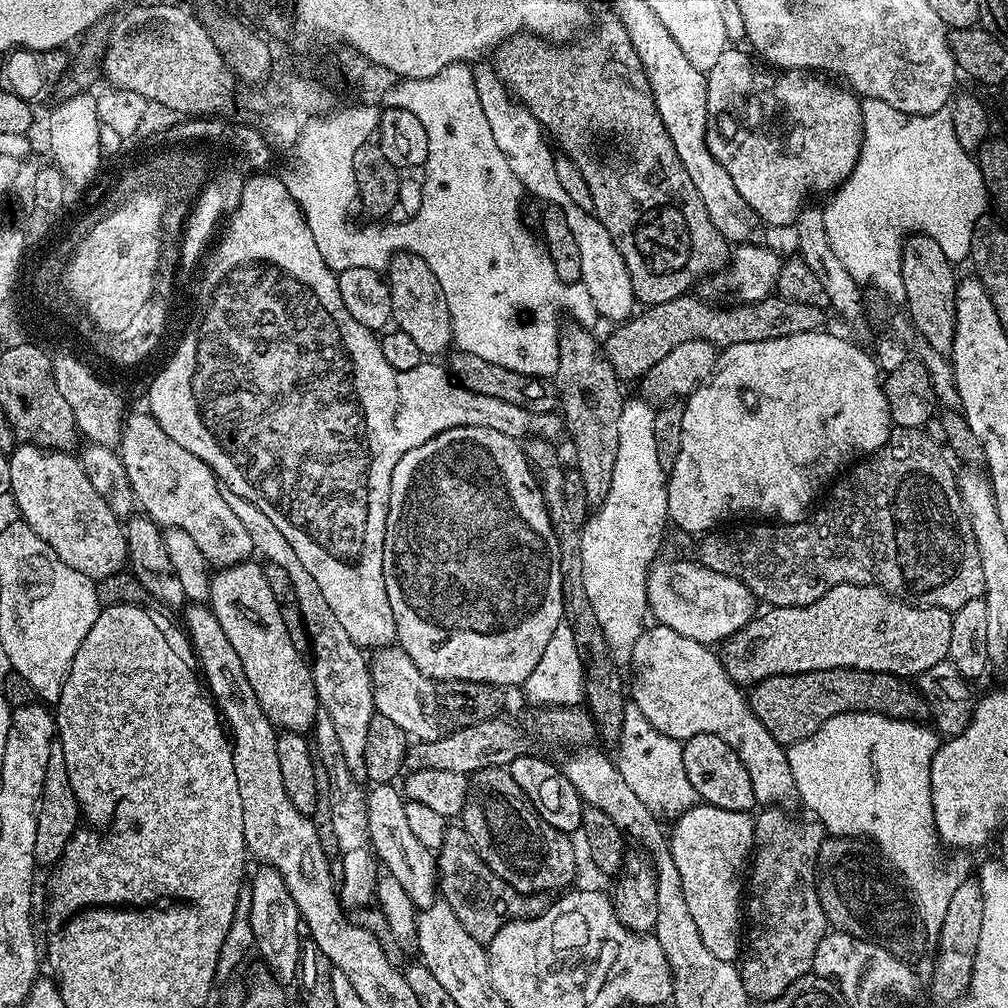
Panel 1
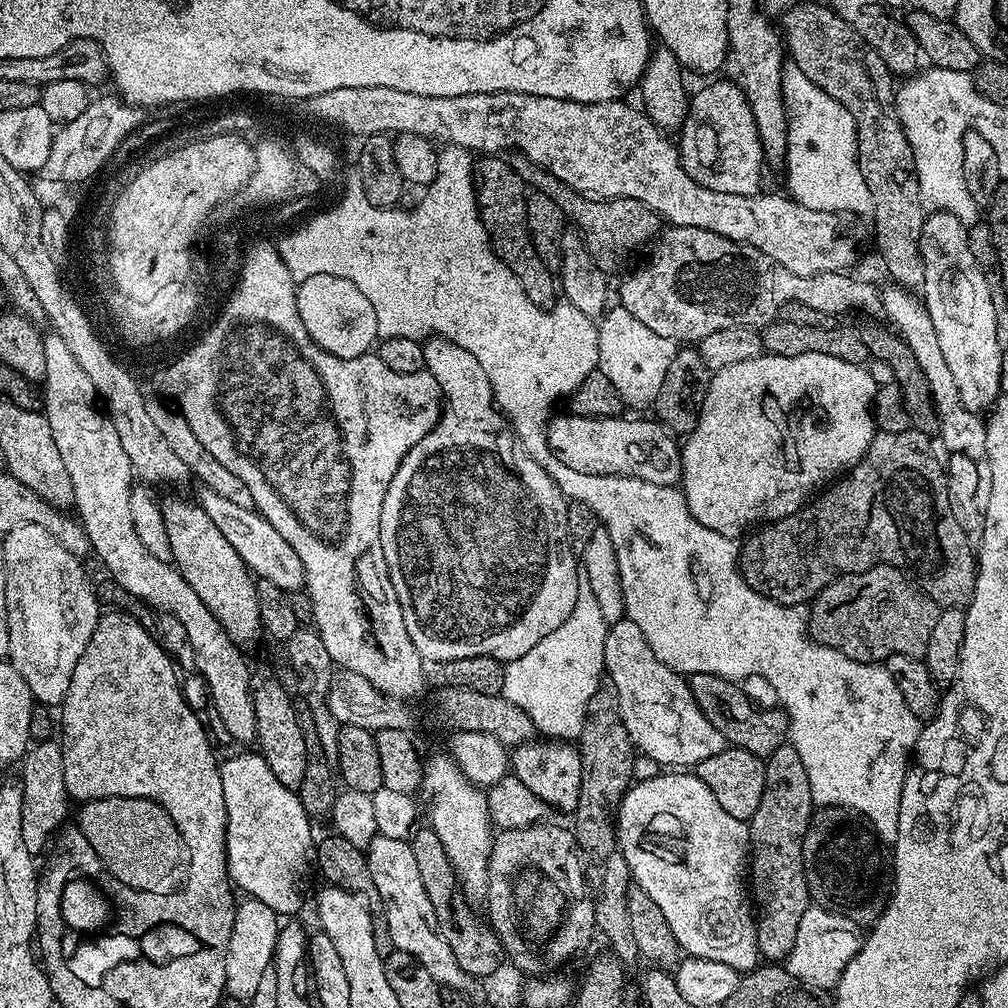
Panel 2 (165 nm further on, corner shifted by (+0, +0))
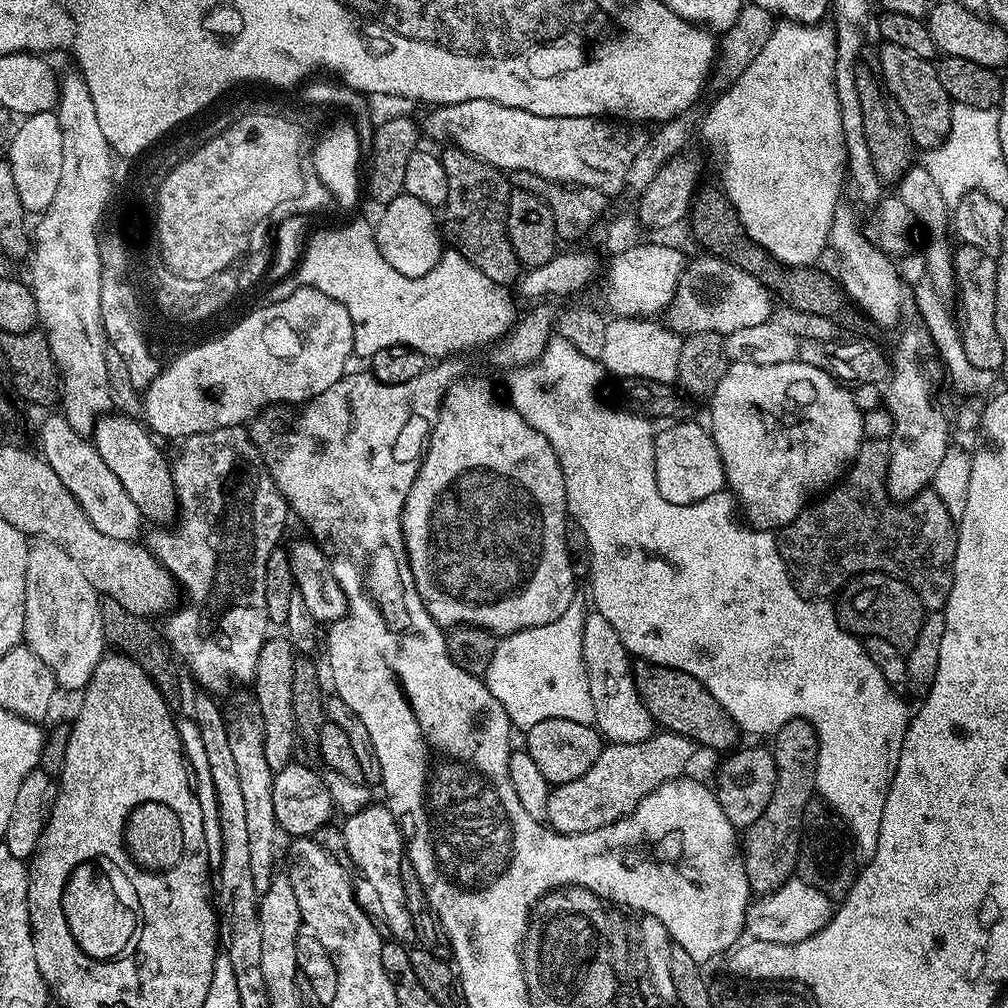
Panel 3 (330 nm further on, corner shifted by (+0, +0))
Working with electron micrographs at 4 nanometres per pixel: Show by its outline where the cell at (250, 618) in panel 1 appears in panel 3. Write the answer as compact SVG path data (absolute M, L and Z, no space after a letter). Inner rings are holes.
M121 414L101 415L95 421L90 439L96 445L102 462L106 462L106 466L110 466L114 474L118 474L118 482L122 482L126 494L134 498L134 506L138 506L145 521L177 519L178 501L169 463L166 456L164 460L159 446L152 441L153 433L137 417Z

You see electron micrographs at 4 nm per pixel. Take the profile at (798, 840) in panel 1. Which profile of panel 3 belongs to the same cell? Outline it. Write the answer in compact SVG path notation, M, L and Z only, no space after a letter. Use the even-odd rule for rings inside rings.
M791 720L776 731L770 751L776 767L774 794L762 810L762 818L743 833L742 855L748 875L748 887L753 893L767 894L778 891L786 881L793 879L800 849L800 819L806 802L814 798L816 787L816 759L820 743L812 724L805 720Z

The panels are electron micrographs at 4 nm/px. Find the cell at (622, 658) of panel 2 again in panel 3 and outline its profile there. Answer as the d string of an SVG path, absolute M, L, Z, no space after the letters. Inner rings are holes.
M592 610L585 615L582 654L590 682L590 695L594 702L594 724L601 737L613 744L629 744L642 742L646 737L653 735L654 721L646 706L640 701L632 677L633 661L630 654L622 638L618 638L618 630L614 630L614 626L610 626L610 622L606 622L606 618L602 618L598 611Z

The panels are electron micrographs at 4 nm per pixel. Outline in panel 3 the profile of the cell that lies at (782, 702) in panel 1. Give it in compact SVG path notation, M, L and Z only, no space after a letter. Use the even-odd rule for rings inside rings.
M641 659L633 663L632 677L640 701L661 729L686 736L697 745L705 744L708 748L733 747L731 744L735 742L736 736L738 737L736 723L720 709L710 690L706 690L706 686L702 686L696 678L682 670L674 670L661 664L650 664Z

